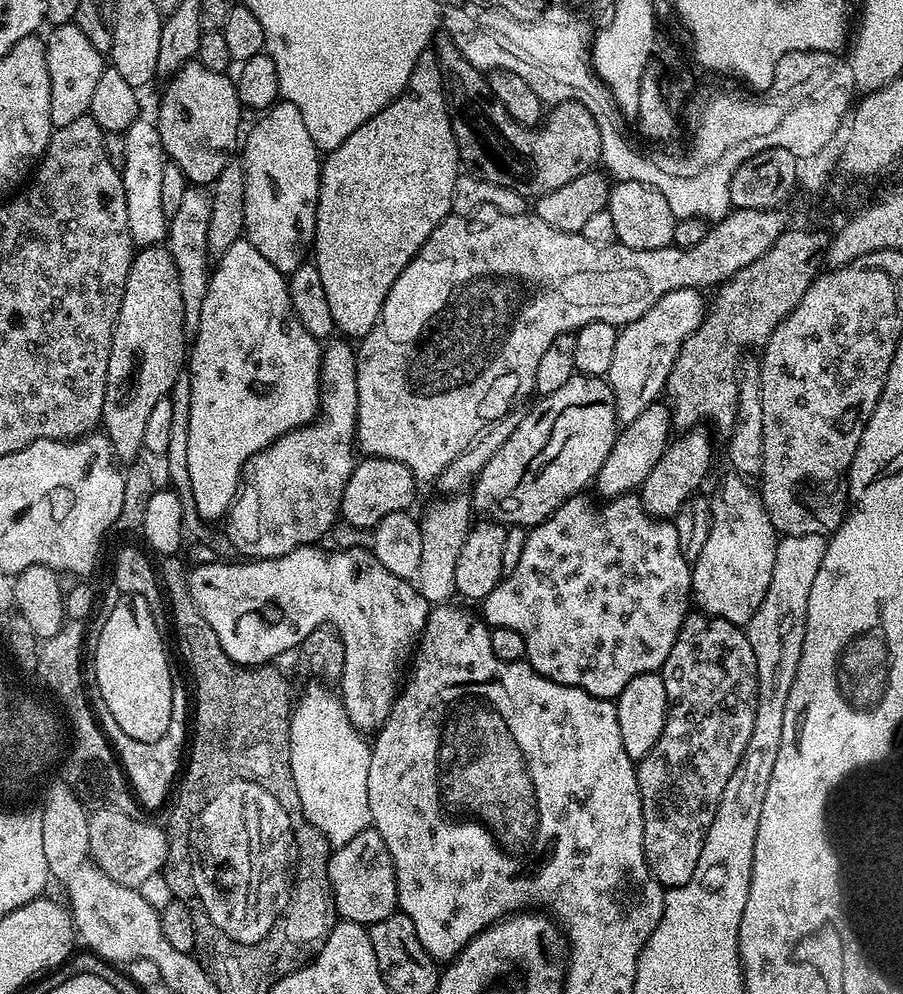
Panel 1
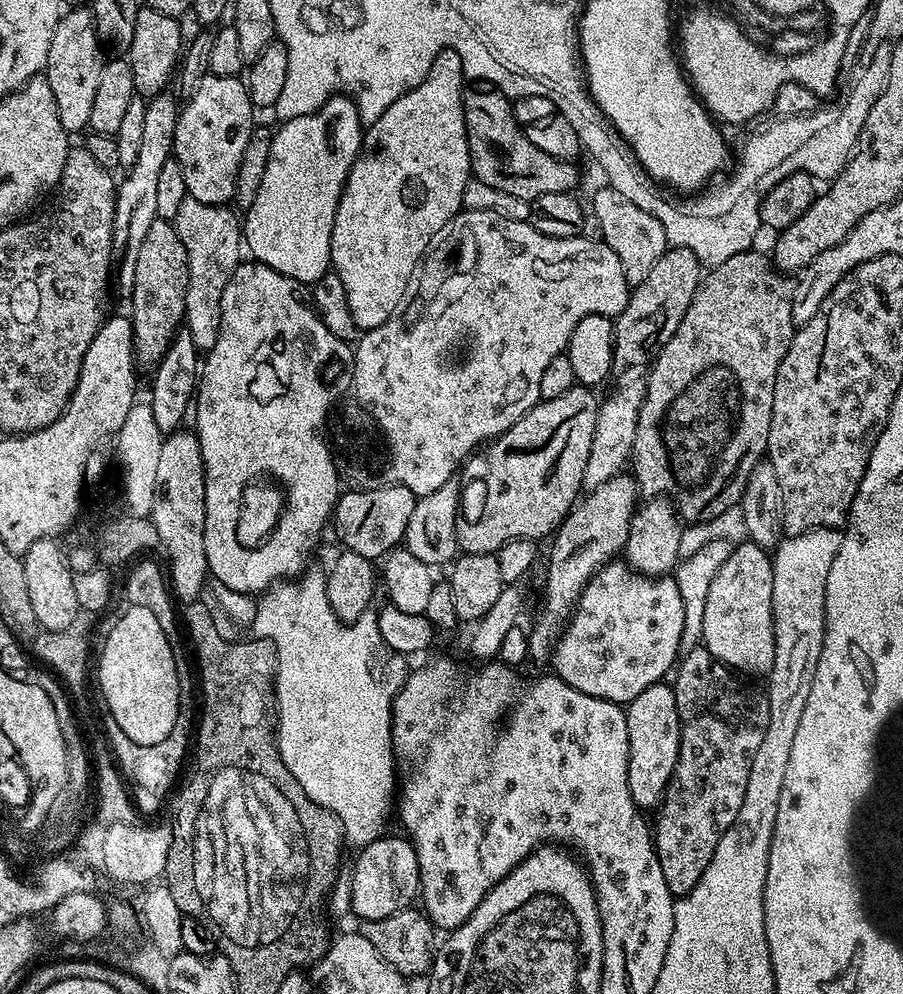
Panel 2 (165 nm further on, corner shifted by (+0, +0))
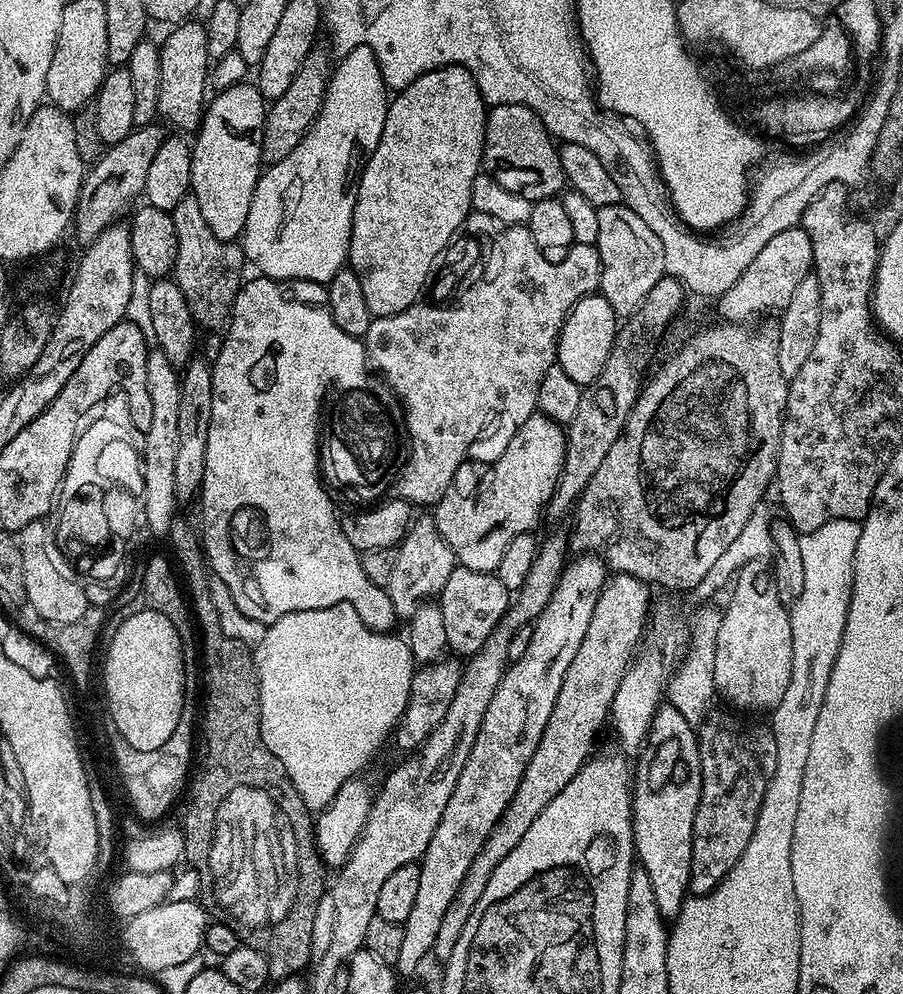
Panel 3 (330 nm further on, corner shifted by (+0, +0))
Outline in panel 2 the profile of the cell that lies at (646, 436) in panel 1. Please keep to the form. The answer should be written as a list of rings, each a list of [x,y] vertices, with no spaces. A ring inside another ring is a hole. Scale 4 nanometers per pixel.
[[[619,474],[610,478],[608,482],[602,482],[592,492],[587,493],[568,513],[567,518],[560,523],[551,537],[552,549],[548,552],[548,573],[544,576],[544,605],[540,608],[540,613],[536,616],[532,628],[528,632],[528,654],[534,661],[547,661],[551,657],[560,635],[571,617],[572,609],[576,607],[578,598],[582,590],[590,582],[594,573],[600,571],[605,564],[611,564],[623,553],[624,543],[630,534],[630,522],[632,515],[635,514],[638,507],[638,489],[635,479],[628,474]]]

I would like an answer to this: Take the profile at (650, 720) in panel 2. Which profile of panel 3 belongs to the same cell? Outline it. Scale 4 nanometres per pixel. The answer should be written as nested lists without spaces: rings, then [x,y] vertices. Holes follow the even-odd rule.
[[[665,703],[659,711],[656,712],[655,718],[652,720],[652,726],[648,731],[648,738],[644,742],[643,748],[638,753],[638,759],[634,764],[634,789],[632,796],[632,833],[634,834],[634,842],[636,843],[636,858],[639,867],[650,878],[650,887],[654,889],[654,902],[658,902],[658,910],[664,916],[665,921],[675,921],[677,914],[680,912],[685,900],[688,899],[690,893],[688,883],[690,882],[690,866],[692,865],[692,831],[694,830],[694,814],[698,810],[698,802],[702,794],[702,766],[700,765],[700,742],[698,739],[697,729],[690,722],[686,722],[686,718],[682,718],[682,714],[678,714],[678,710],[674,710],[674,706]]]

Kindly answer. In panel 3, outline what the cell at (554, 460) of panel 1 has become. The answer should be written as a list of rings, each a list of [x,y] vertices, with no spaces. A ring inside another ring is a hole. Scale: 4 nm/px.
[[[533,414],[526,422],[515,425],[514,431],[477,492],[470,481],[461,479],[434,506],[438,530],[461,568],[495,573],[510,541],[537,527],[535,524],[540,516],[542,520],[558,486],[566,454],[565,429],[549,416]]]

